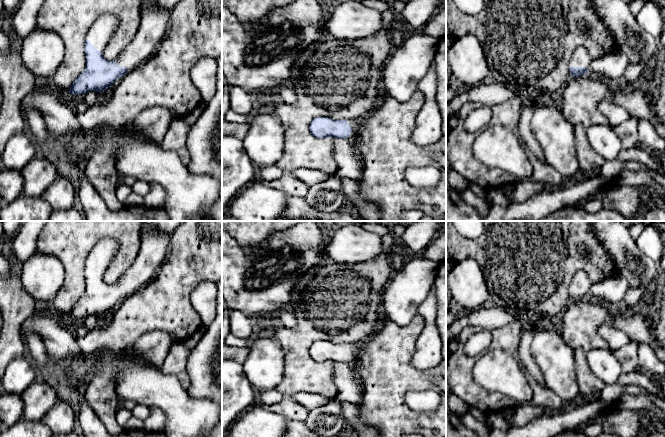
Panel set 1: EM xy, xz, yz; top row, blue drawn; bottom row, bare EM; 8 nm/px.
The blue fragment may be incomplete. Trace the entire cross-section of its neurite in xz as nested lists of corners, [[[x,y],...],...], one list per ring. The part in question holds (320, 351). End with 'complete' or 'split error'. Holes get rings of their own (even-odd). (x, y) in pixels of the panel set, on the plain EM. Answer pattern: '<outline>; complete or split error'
[[[328,341],[312,343],[309,354],[316,362],[334,361],[352,366],[360,351],[361,343],[334,344]]]; split error

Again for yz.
[[[578,271],[569,286],[569,297],[574,300],[580,300],[588,295],[588,291],[592,286],[591,280],[585,271]]]; split error

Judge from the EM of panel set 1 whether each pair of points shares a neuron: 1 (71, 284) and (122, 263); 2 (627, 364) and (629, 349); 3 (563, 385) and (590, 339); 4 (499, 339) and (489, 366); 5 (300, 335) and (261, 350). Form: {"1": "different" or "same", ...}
{"1": "same", "2": "same", "3": "different", "4": "different", "5": "different"}

